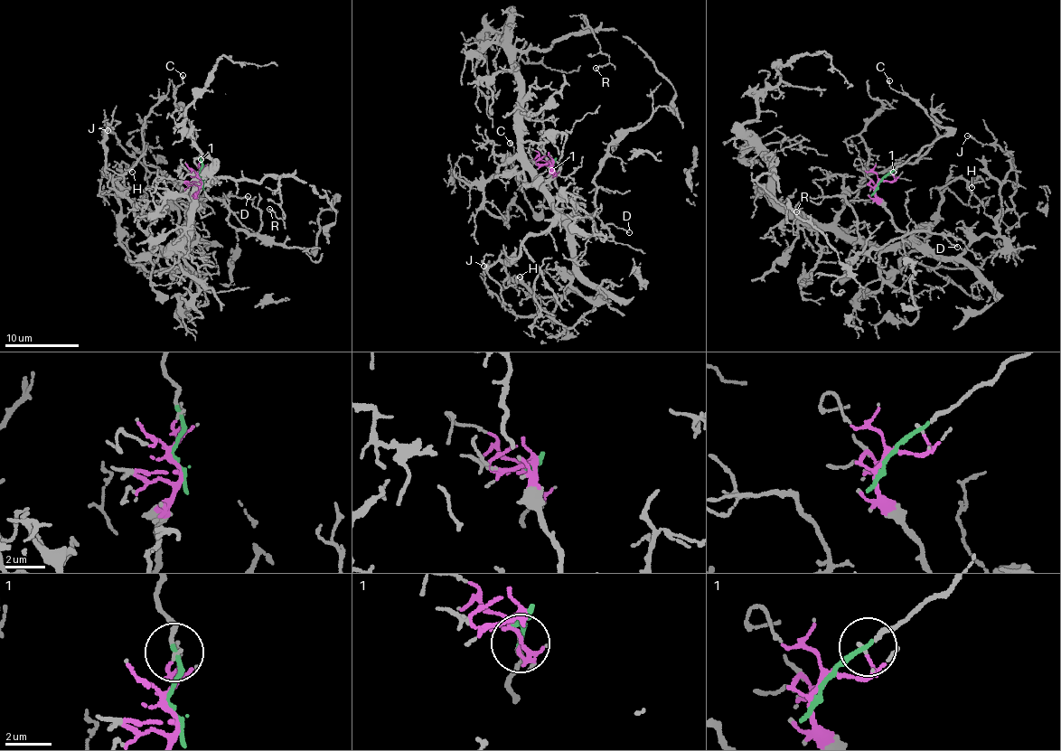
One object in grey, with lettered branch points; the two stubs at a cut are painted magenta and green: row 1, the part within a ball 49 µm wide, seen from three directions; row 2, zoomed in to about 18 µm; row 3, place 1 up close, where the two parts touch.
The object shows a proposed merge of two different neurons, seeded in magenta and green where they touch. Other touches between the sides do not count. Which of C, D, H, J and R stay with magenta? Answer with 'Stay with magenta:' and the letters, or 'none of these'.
Stay with magenta: D, H, J, R

